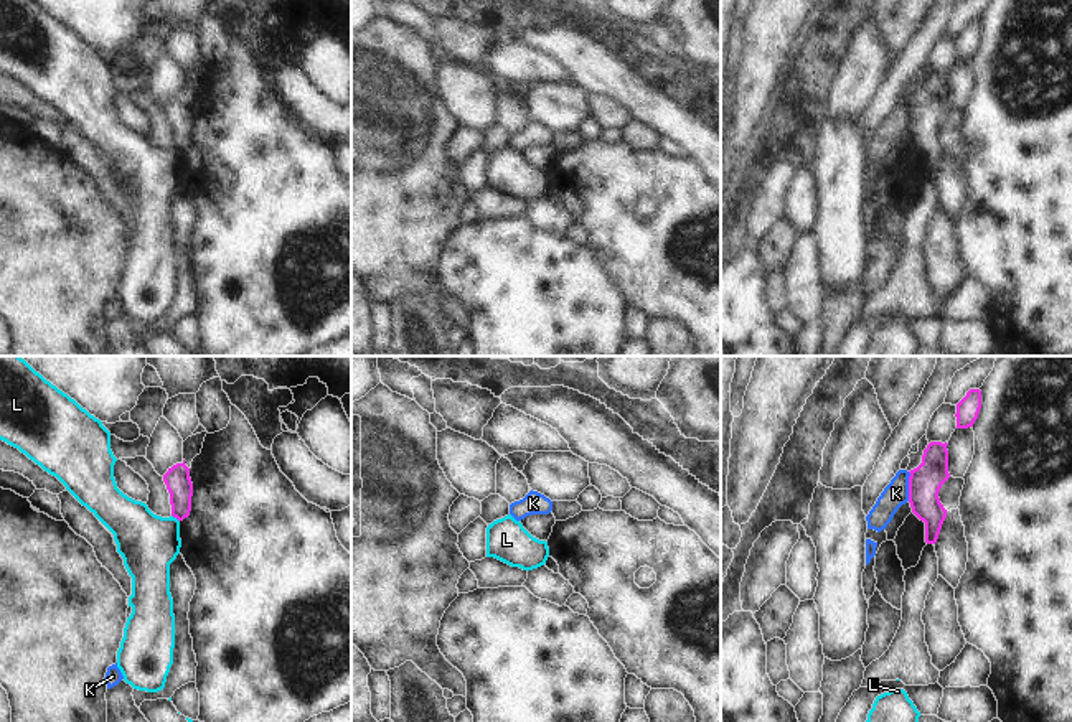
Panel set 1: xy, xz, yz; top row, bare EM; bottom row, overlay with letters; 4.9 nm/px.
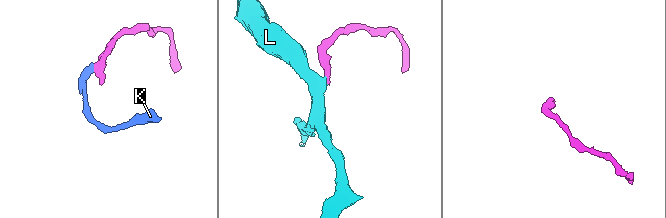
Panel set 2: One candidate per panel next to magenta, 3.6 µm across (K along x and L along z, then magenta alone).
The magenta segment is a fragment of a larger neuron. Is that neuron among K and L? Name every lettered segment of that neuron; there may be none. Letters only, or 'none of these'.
none of these

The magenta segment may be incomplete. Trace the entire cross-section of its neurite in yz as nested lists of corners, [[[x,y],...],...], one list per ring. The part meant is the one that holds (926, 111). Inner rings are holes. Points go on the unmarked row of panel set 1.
[[[930,73],[922,86],[922,94],[910,101],[909,134],[912,143],[925,153],[925,173],[920,191],[905,201],[905,223],[902,226],[902,251],[889,280],[866,302],[861,318],[881,312],[902,312],[905,316],[929,316],[938,313],[940,302],[932,295],[925,274],[922,242],[933,214],[938,209],[938,188],[935,173],[947,140],[938,122],[950,109],[947,73]]]

